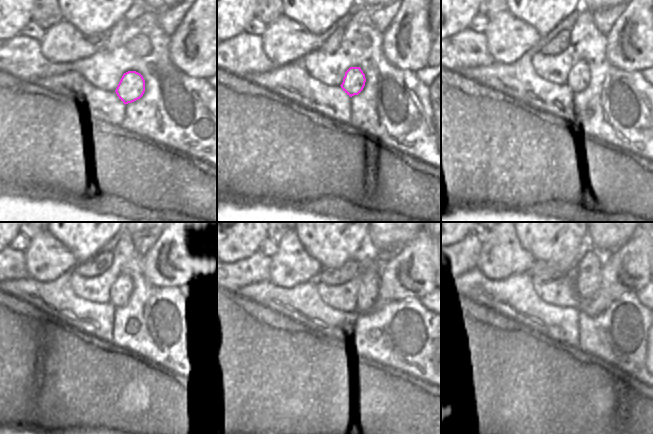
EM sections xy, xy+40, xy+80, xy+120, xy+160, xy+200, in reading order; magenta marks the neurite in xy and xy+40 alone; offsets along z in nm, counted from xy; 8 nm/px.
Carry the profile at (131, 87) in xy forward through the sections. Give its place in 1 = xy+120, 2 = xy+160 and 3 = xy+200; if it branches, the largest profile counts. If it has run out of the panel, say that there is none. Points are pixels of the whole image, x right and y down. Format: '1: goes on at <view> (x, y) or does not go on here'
1: goes on at xy+120 (131, 298)
2: goes on at xy+160 (365, 287)
3: goes on at xy+200 (588, 280)

